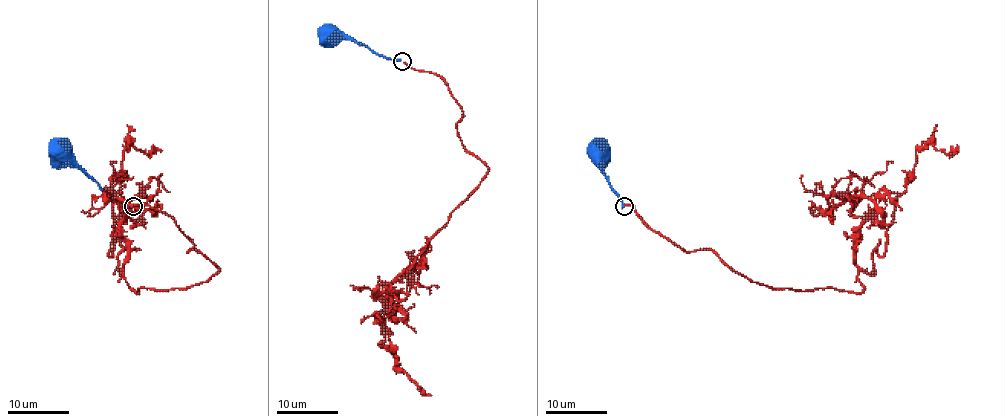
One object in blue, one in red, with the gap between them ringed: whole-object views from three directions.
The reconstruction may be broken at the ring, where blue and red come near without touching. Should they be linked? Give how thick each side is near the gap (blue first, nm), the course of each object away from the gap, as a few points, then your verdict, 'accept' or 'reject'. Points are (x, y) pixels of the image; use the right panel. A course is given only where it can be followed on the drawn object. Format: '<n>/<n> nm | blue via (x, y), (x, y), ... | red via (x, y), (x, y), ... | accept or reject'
320/160 nm | blue via (624, 205), (602, 170), (602, 158), (607, 150), (601, 155) | red via (625, 205), (753, 282), (860, 292), (857, 274), (874, 271), (880, 240), (885, 251), (915, 152), (958, 150) | reject

